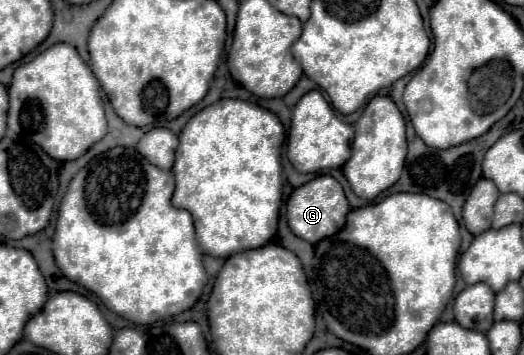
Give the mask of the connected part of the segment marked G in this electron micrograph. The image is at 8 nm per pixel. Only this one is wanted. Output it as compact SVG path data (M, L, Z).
M319 175L309 183L297 187L287 201L287 221L291 231L299 239L305 239L313 245L341 231L341 227L345 227L347 213L349 213L349 203L343 193L343 187L331 175Z

